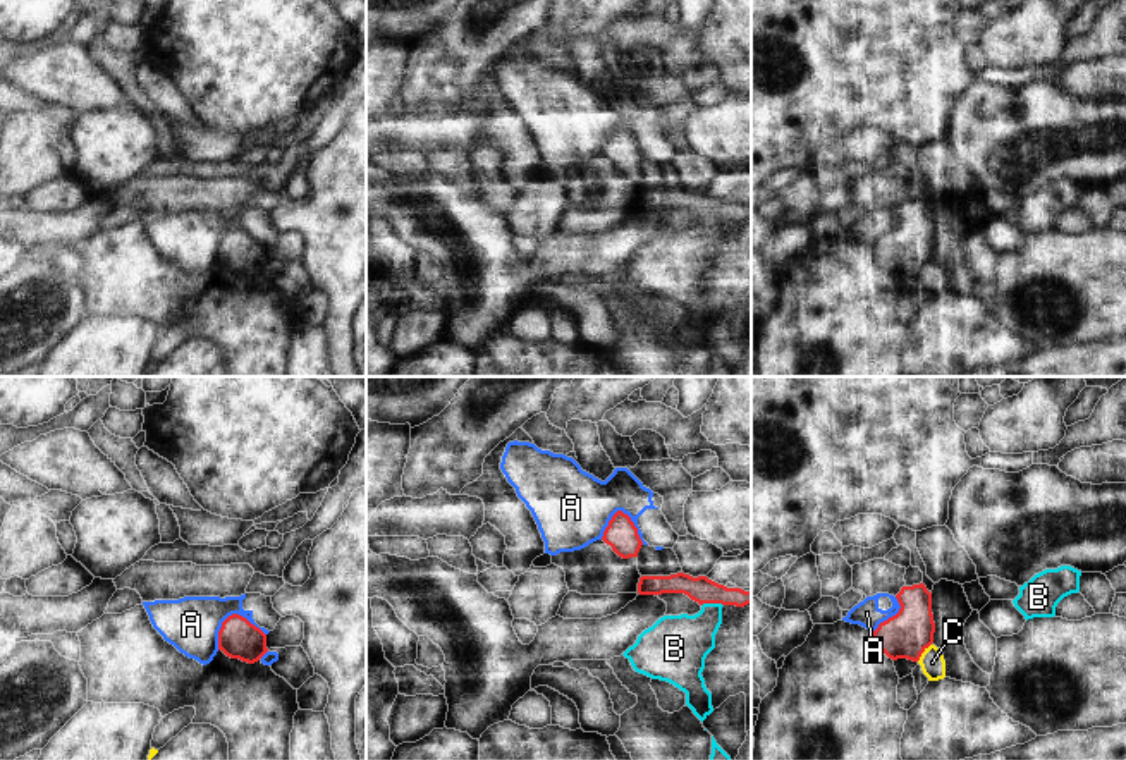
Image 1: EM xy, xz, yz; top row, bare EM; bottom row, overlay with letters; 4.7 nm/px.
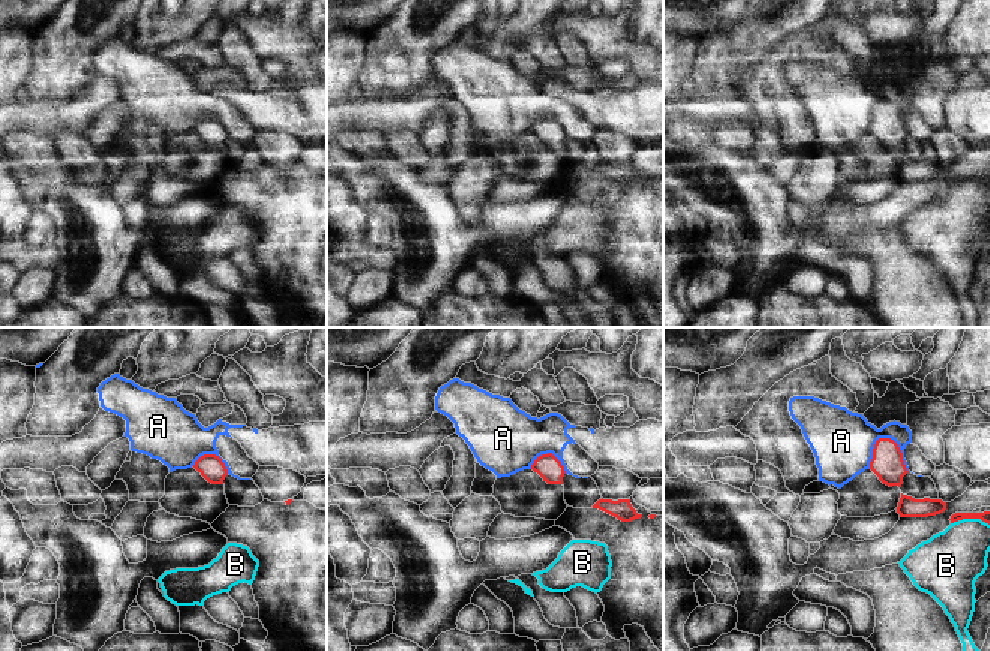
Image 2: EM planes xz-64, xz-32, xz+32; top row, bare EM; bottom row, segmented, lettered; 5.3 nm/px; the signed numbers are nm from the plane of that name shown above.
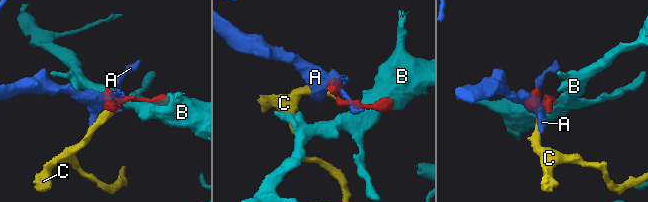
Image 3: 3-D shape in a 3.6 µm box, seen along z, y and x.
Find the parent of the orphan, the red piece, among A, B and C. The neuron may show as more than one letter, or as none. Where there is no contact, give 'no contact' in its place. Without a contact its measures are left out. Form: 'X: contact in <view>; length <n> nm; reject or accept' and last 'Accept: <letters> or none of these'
A: contact in xy; length 240 nm; reject
B: contact in xz; length 100 nm; reject
C: contact in yz; length 110 nm; accept
Accept: C

